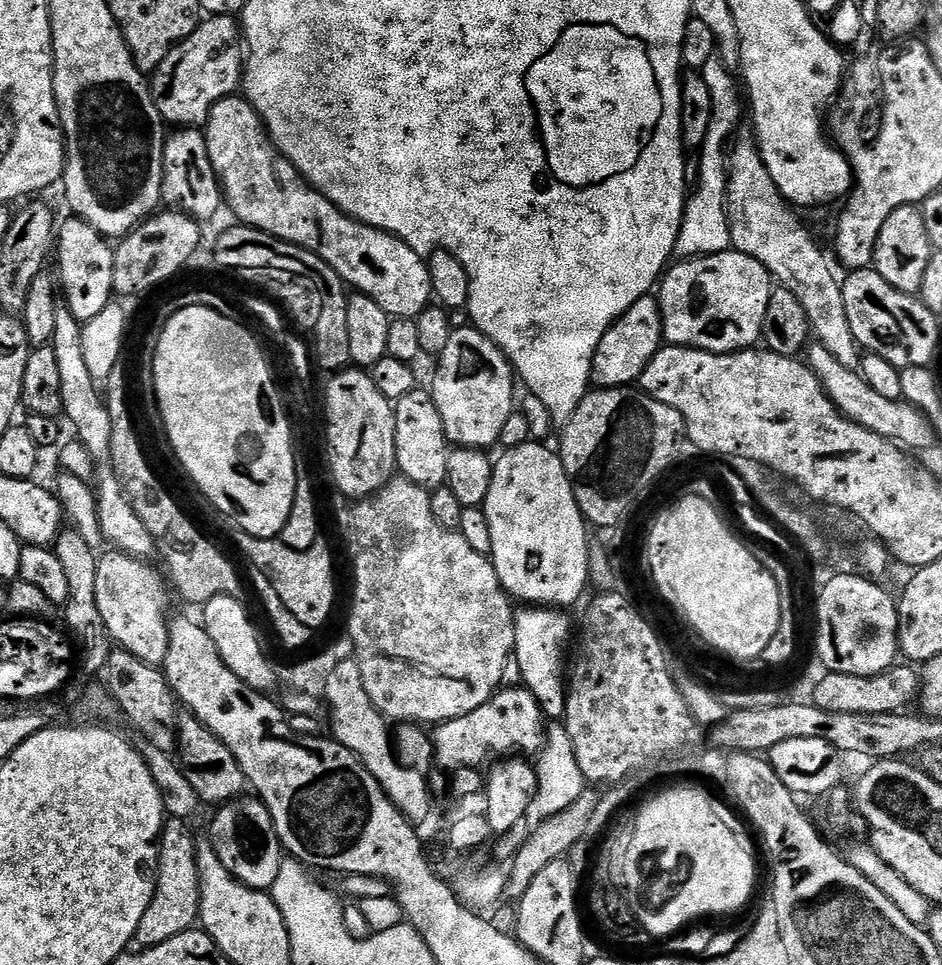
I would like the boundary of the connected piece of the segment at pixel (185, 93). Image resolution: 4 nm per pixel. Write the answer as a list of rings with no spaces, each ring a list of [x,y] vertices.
[[[209,15],[190,35],[174,45],[151,73],[152,100],[169,125],[199,125],[200,104],[212,104],[219,96],[241,87],[246,48],[242,43],[241,25],[234,21],[232,16]]]

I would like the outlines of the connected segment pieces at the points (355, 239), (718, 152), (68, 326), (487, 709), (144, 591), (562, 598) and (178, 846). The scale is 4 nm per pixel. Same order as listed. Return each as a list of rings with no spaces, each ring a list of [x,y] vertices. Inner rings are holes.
[[[249,111],[247,115],[248,128],[252,131],[249,136],[228,136],[227,122],[216,116],[209,118],[208,125],[206,120],[202,128],[208,157],[216,171],[216,179],[220,182],[223,199],[227,207],[229,204],[233,214],[240,219],[237,221],[241,225],[269,232],[280,240],[297,244],[318,254],[318,258],[326,261],[349,289],[355,290],[359,295],[374,298],[374,302],[378,302],[378,306],[382,306],[382,310],[390,318],[410,320],[419,316],[422,309],[429,307],[433,299],[432,287],[428,265],[422,259],[421,253],[414,251],[410,245],[392,233],[363,224],[360,220],[353,220],[341,208],[334,206],[280,153],[258,113]]]
[[[718,56],[712,57],[700,69],[703,81],[710,89],[712,116],[703,146],[699,151],[698,182],[693,194],[687,197],[683,220],[675,242],[673,255],[679,259],[692,259],[715,251],[727,251],[731,247],[727,214],[727,153],[728,143],[737,131],[740,120],[740,100],[733,73]],[[736,128],[736,129],[735,129]]]
[[[57,302],[54,306],[54,334],[50,341],[50,347],[54,350],[54,354],[58,357],[58,371],[62,378],[62,402],[64,403],[62,412],[66,417],[67,423],[75,427],[79,443],[84,443],[84,448],[92,456],[111,457],[112,443],[110,442],[110,414],[105,397],[96,389],[98,384],[97,377],[90,374],[89,368],[86,366],[86,358],[82,358],[82,334],[84,333],[81,321],[74,318],[74,314],[68,309],[67,304]]]
[[[523,686],[517,688],[501,687],[497,692],[488,699],[485,704],[478,706],[478,710],[474,710],[465,716],[459,716],[453,720],[446,720],[443,724],[435,729],[434,735],[431,737],[431,747],[434,749],[434,760],[437,760],[442,767],[447,770],[455,770],[457,768],[475,768],[483,769],[484,763],[491,756],[493,758],[508,758],[513,754],[526,754],[524,752],[539,753],[544,747],[546,739],[545,733],[540,732],[540,720],[545,719],[544,711],[540,709],[540,703],[536,700],[534,694]]]
[[[119,550],[108,551],[103,553],[105,556],[99,557],[97,562],[97,606],[101,611],[107,635],[119,647],[134,654],[134,658],[142,658],[142,662],[147,664],[163,665],[168,653],[170,623],[169,589],[166,587],[165,577],[160,577],[148,565],[147,559],[130,556]]]
[[[529,442],[518,446],[517,448],[509,448],[501,451],[500,457],[495,457],[492,465],[492,477],[490,478],[490,490],[486,494],[483,502],[483,510],[486,514],[486,522],[490,522],[490,542],[492,543],[492,551],[490,559],[496,568],[496,573],[500,579],[500,585],[504,587],[504,591],[509,597],[515,598],[517,601],[523,602],[528,606],[568,606],[564,604],[572,604],[584,592],[584,587],[589,587],[590,577],[588,575],[588,558],[590,555],[590,543],[588,544],[588,532],[590,533],[590,525],[584,519],[582,510],[578,506],[578,502],[574,498],[574,490],[570,478],[566,474],[564,464],[560,461],[559,455],[555,451],[552,452],[547,448],[548,444],[544,442]]]
[[[165,819],[158,841],[156,889],[142,922],[138,922],[135,943],[140,948],[153,948],[174,934],[182,934],[200,919],[200,879],[196,873],[196,850],[189,825],[183,820]]]

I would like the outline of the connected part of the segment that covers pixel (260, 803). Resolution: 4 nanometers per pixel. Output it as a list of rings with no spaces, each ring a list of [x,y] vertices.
[[[248,795],[219,805],[218,810],[213,811],[216,813],[212,816],[210,843],[234,879],[241,880],[248,888],[270,890],[280,873],[282,845],[270,809],[263,800]]]

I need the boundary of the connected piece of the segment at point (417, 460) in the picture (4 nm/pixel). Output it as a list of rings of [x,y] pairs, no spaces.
[[[417,386],[394,404],[394,442],[396,467],[403,479],[426,489],[441,487],[448,478],[450,441],[442,426],[442,414],[432,400],[431,391]]]

